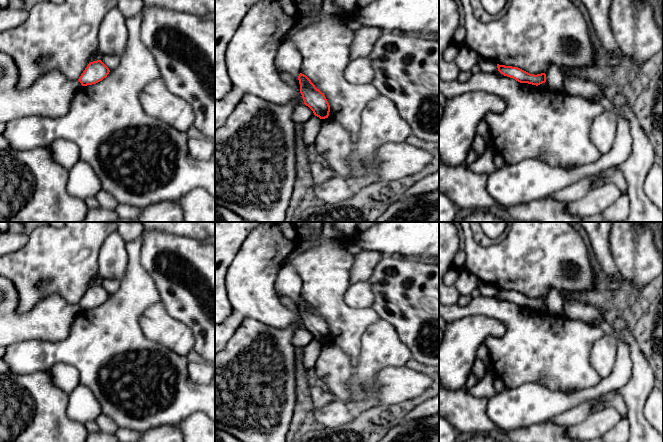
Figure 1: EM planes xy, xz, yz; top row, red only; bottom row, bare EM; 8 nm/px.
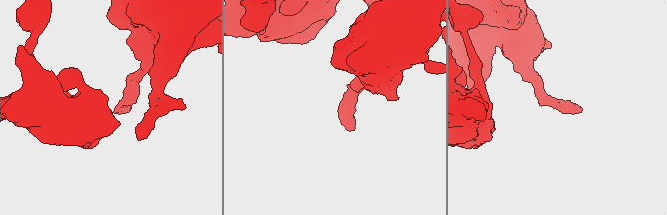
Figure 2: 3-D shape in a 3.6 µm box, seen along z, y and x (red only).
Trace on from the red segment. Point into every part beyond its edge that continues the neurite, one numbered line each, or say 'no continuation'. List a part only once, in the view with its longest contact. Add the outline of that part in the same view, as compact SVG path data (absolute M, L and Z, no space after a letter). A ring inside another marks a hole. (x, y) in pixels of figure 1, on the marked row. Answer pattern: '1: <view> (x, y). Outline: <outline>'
no continuation

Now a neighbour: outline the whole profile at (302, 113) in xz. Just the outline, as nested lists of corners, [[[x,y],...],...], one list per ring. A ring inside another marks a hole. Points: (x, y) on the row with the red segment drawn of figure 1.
[[[305,104],[295,107],[292,113],[292,120],[296,124],[304,124],[314,116],[313,111]]]

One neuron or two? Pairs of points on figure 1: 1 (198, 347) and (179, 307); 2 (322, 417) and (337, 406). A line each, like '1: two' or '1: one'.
1: one
2: one

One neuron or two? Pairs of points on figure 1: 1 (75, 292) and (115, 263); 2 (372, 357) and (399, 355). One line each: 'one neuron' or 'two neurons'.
1: two neurons
2: one neuron

